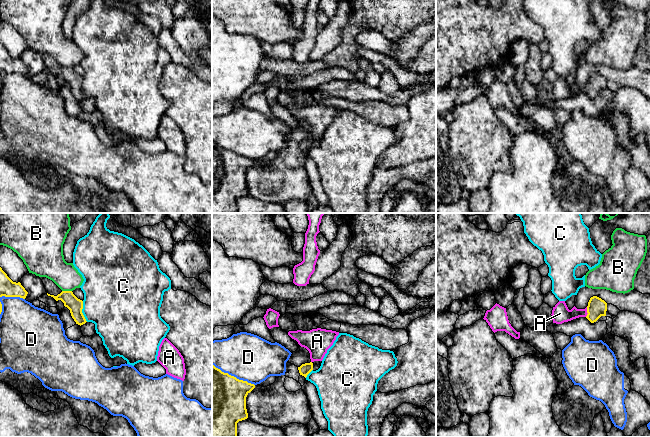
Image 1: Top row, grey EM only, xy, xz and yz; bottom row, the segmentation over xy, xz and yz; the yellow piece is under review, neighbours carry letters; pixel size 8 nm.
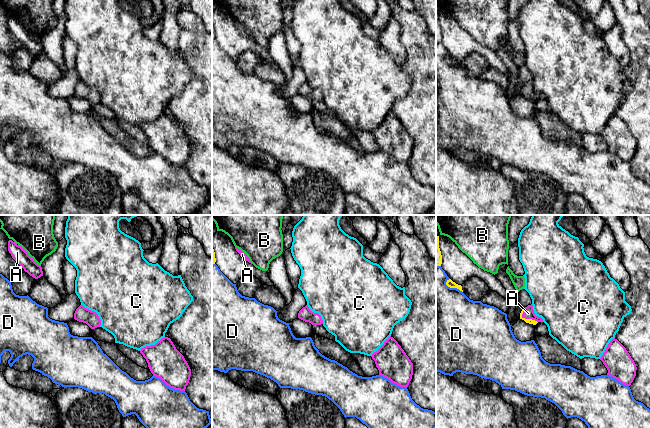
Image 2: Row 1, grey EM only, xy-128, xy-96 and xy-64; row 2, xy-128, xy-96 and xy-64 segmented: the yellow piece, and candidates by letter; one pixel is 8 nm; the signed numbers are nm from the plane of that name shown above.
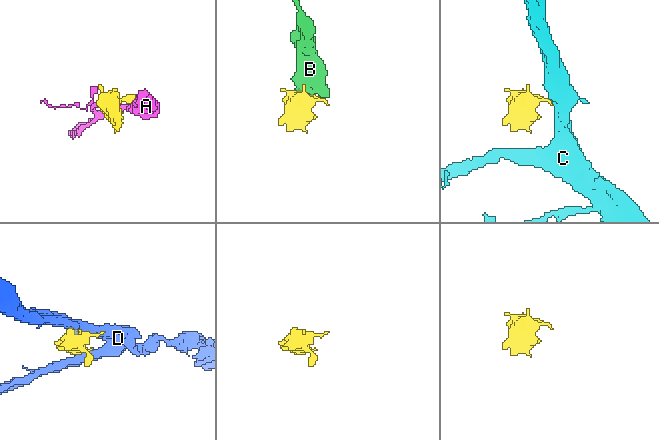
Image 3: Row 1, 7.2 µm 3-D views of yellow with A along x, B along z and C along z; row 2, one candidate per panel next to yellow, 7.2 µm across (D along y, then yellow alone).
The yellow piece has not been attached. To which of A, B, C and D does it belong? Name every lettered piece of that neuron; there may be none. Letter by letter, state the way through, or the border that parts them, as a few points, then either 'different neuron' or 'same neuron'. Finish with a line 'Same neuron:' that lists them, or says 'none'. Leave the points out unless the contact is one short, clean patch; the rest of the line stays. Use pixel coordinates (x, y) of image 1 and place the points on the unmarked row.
A: same neuron
B: different neuron
C: along xy (82, 77), (82, 90), (87, 97) | different neuron
D: different neuron
Same neuron: A

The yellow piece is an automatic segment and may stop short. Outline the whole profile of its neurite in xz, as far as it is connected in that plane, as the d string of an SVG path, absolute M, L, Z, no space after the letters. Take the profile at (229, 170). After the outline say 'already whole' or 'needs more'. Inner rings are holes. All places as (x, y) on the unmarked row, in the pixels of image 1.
M212 141L212 213L237 213L237 199L248 194L246 173L254 164Z | already whole

